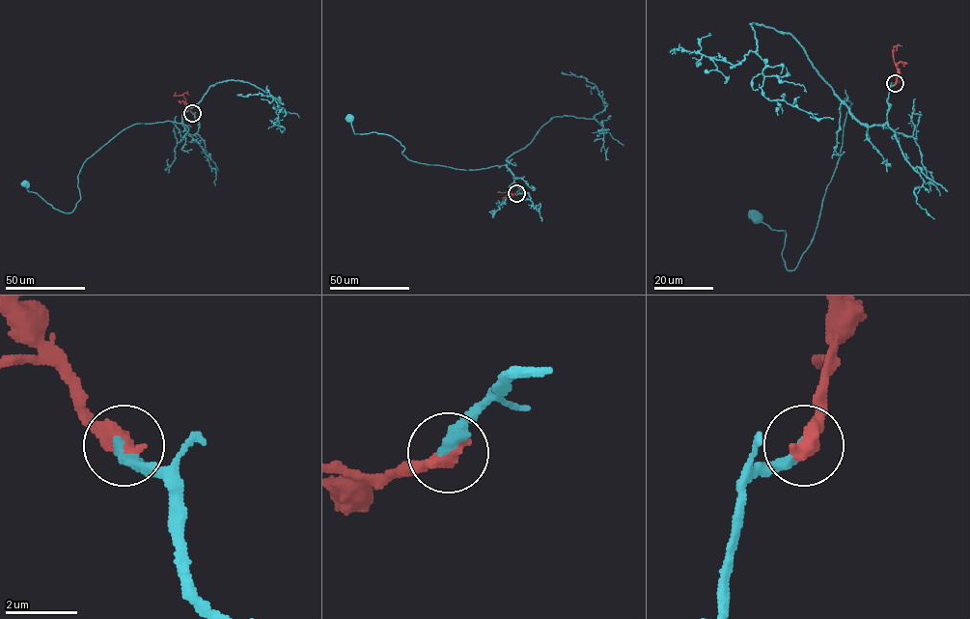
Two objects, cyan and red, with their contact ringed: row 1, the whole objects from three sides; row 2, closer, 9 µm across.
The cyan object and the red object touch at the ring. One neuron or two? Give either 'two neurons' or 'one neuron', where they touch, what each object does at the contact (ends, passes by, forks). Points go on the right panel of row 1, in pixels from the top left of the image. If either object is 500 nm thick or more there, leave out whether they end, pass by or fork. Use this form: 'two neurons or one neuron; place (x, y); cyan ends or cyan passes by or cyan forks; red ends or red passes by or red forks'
one neuron; place (895, 83)

